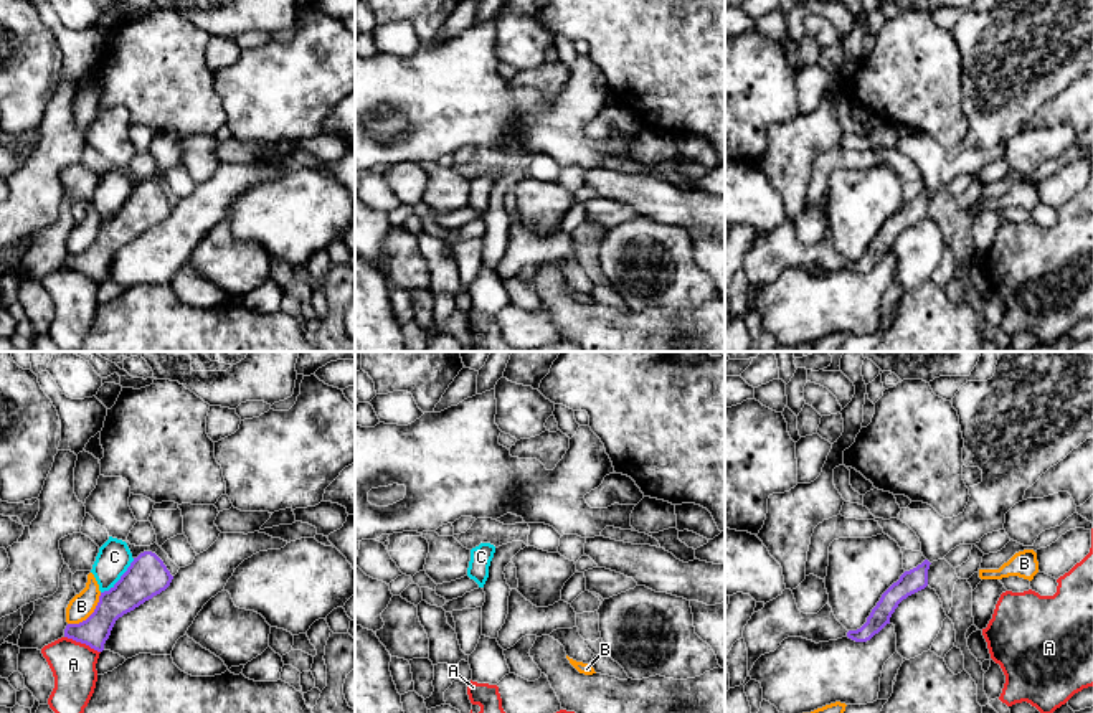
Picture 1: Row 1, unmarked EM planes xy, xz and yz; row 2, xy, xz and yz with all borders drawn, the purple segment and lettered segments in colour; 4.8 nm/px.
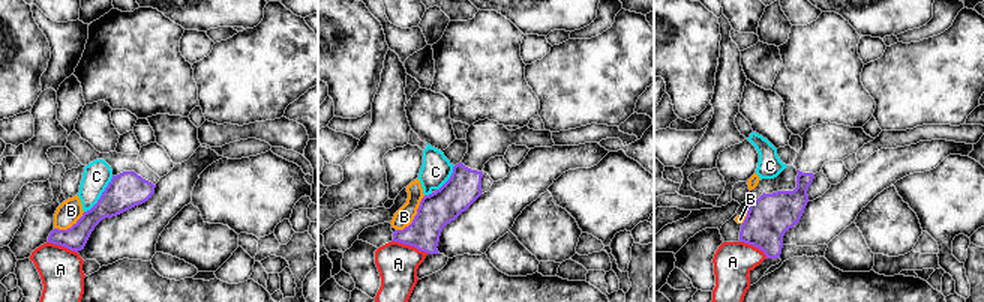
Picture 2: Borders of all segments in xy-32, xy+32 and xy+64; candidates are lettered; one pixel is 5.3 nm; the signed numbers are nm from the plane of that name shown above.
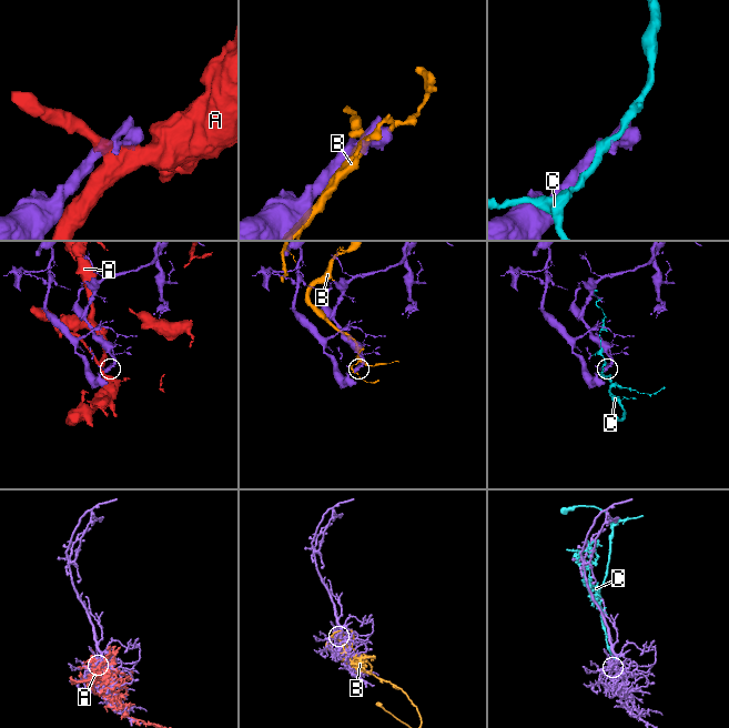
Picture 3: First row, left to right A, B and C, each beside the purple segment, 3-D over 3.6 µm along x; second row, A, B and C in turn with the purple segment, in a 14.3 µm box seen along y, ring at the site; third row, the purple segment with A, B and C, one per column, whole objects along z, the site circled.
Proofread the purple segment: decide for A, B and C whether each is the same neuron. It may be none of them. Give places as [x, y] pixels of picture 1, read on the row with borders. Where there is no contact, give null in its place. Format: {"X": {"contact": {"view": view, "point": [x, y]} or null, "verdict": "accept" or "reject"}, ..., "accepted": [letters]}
{"A": {"contact": {"view": "xy", "point": [83, 642]}, "verdict": "reject"}, "B": {"contact": {"view": "xy", "point": [91, 614]}, "verdict": "reject"}, "C": {"contact": {"view": "xy", "point": [121, 578]}, "verdict": "reject"}, "accepted": []}

